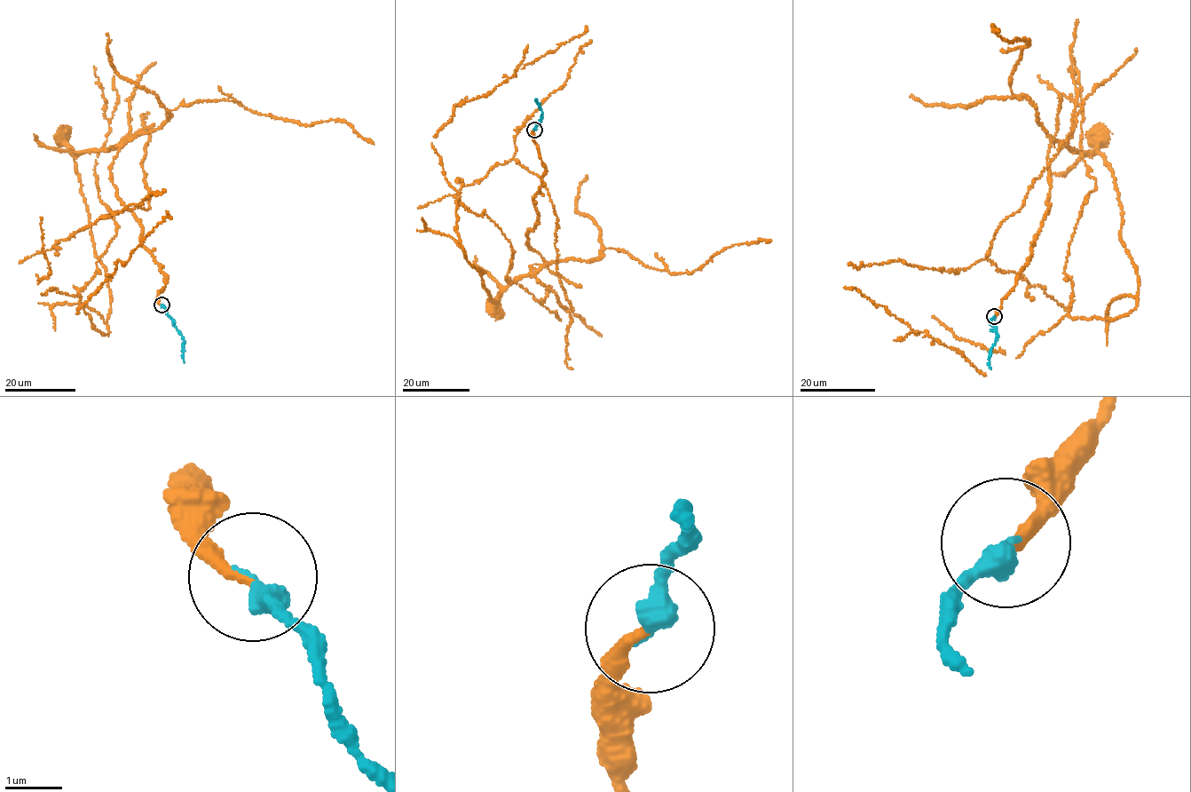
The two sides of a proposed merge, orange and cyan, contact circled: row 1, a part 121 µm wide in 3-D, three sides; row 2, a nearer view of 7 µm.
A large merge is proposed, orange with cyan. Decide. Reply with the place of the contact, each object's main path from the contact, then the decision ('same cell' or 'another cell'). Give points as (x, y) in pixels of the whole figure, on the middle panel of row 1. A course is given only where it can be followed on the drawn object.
at (534, 130); orange runs (534, 130), (546, 262), (495, 302), (456, 226), (460, 199), (509, 241), (506, 281), (540, 304), (551, 287); cyan runs (534, 130), (542, 113), (534, 99); same cell

